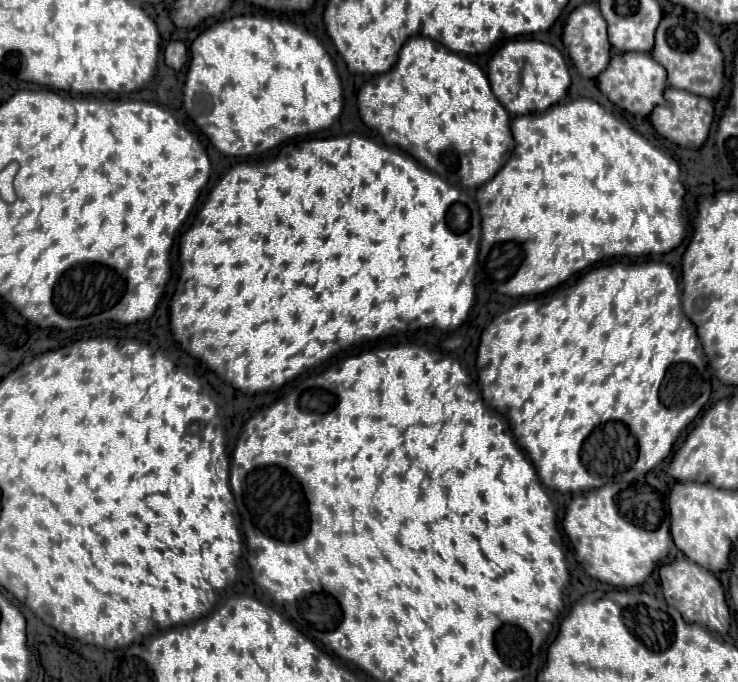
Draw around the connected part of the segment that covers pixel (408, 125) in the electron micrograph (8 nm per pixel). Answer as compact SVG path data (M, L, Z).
M413 36L399 52L399 60L389 72L372 77L358 91L357 104L361 120L377 130L387 146L399 148L425 164L437 176L443 176L455 188L479 188L507 162L515 146L509 114L493 96L487 74L477 64L425 36Z

